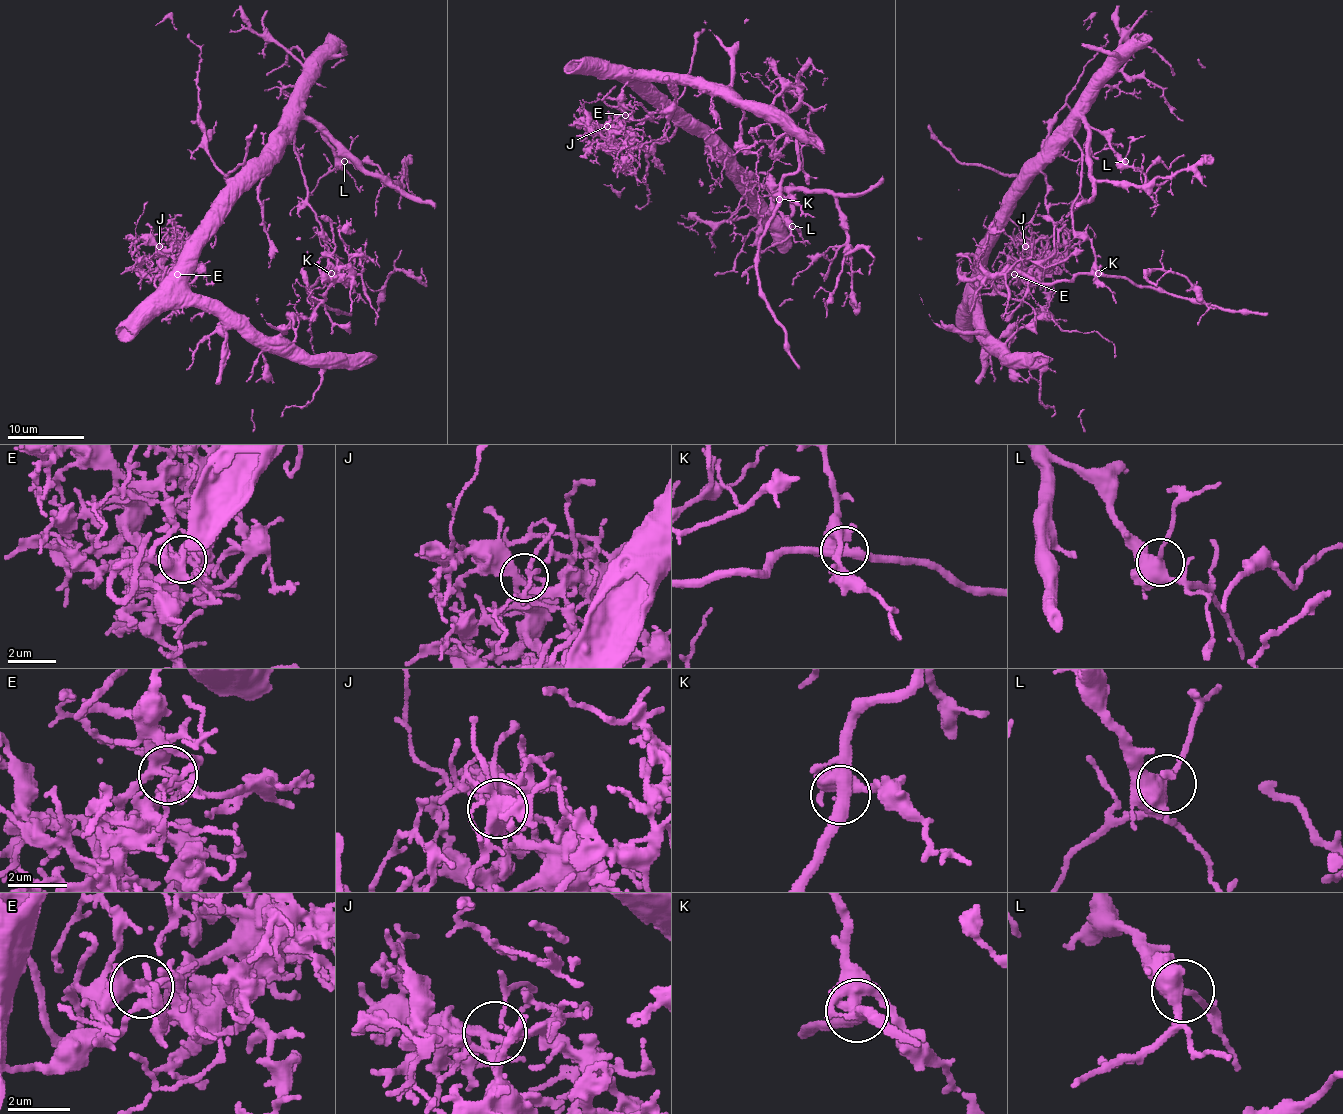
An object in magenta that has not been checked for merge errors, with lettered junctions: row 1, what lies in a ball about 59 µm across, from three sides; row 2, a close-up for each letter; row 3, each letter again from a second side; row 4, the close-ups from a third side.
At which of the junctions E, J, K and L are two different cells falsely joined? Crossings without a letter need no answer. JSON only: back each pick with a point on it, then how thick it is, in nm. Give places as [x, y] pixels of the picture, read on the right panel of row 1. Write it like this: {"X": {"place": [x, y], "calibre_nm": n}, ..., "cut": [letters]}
{"E": {"place": [1014, 274], "calibre_nm": 280}, "K": {"place": [1098, 273], "calibre_nm": 440}, "cut": ["E", "K"]}

